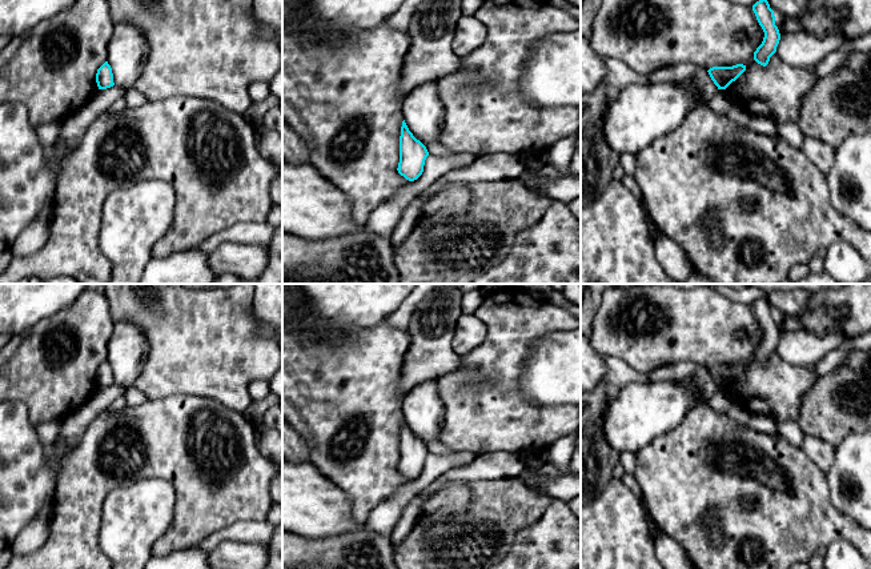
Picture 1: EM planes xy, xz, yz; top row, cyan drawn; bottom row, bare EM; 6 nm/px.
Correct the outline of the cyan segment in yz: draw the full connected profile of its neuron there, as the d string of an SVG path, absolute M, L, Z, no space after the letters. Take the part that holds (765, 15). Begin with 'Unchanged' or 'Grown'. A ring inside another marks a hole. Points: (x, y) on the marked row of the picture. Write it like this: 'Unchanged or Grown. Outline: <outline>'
Unchanged. Outline: M759 0L752 5L752 11L756 16L759 25L764 32L762 44L754 52L754 60L766 67L770 57L776 52L776 47L780 40L780 33L775 25L774 11L770 8L767 0Z

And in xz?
Unchanged. Outline: M404 120L400 136L398 173L409 181L417 180L424 172L428 156L426 147L413 136Z

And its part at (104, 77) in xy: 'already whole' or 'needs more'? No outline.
already whole

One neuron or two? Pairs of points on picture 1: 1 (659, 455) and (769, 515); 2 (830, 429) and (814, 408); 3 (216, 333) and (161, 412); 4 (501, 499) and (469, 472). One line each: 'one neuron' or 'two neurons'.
1: one neuron
2: one neuron
3: two neurons
4: two neurons

